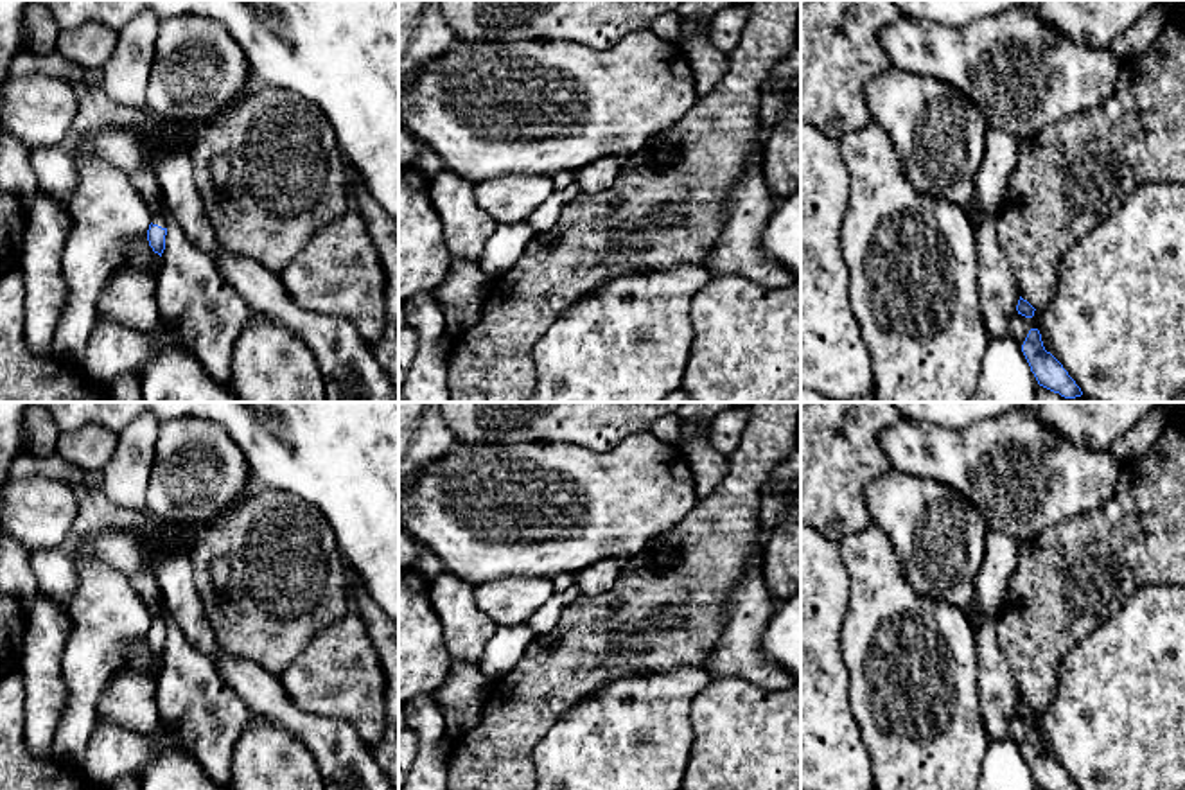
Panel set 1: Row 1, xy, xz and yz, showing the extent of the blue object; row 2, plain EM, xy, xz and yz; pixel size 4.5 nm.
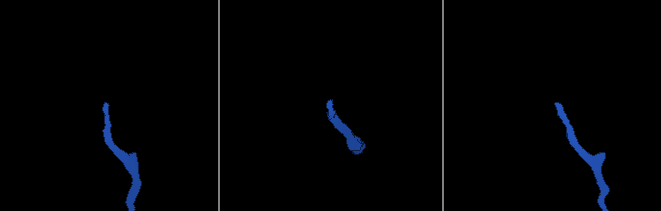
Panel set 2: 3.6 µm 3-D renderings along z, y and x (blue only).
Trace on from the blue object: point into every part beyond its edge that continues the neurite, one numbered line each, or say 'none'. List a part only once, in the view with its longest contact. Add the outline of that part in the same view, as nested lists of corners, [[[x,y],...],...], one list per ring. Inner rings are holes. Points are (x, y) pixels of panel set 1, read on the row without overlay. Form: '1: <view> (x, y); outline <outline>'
1: xy (160, 620); outline [[[162,592],[158,598],[158,607],[160,607],[158,612],[151,618],[151,625],[162,630],[167,630],[171,619],[169,619],[169,610],[167,610],[165,600],[162,598]]]

